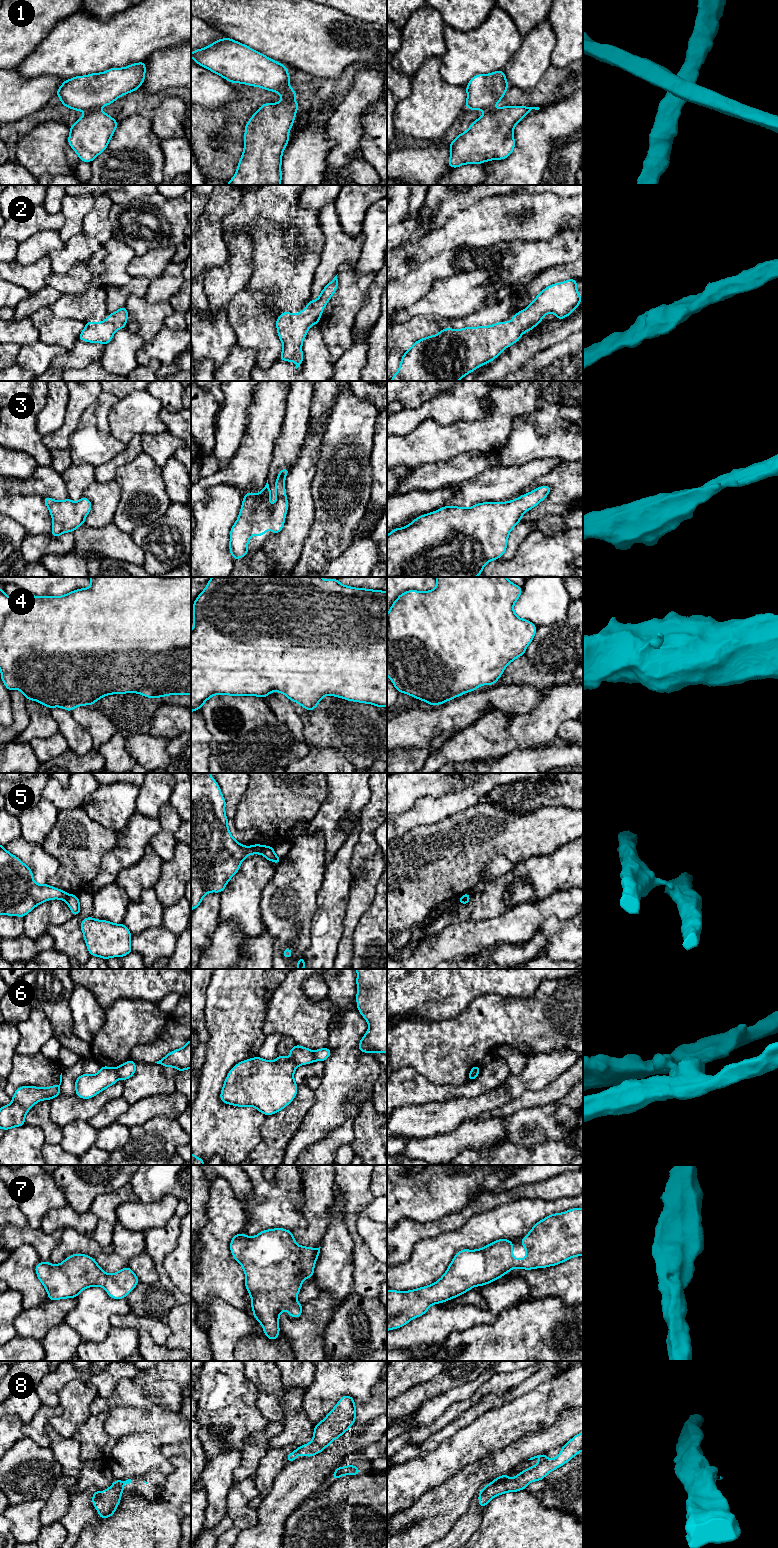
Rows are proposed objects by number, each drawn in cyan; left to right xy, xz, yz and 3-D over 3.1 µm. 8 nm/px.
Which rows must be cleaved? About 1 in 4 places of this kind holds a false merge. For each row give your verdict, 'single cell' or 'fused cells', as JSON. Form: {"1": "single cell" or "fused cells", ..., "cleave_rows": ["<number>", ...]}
{"1": "fused cells", "2": "single cell", "3": "single cell", "4": "single cell", "5": "fused cells", "6": "fused cells", "7": "single cell", "8": "single cell", "cleave_rows": ["1", "5", "6"]}

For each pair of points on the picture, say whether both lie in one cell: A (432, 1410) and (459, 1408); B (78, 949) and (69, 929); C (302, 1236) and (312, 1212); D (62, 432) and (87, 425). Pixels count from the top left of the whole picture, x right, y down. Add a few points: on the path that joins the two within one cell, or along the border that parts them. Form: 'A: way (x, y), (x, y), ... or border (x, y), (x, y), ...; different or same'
A: border (468, 1400), (452, 1403), (429, 1425); different
B: way (73, 944), (69, 940), (69, 934); same
C: way (308, 1230), (312, 1226), (312, 1218); same
D: border (87, 407), (70, 437), (69, 450); different

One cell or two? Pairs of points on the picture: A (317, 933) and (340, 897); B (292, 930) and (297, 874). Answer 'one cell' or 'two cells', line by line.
A: one cell
B: one cell

